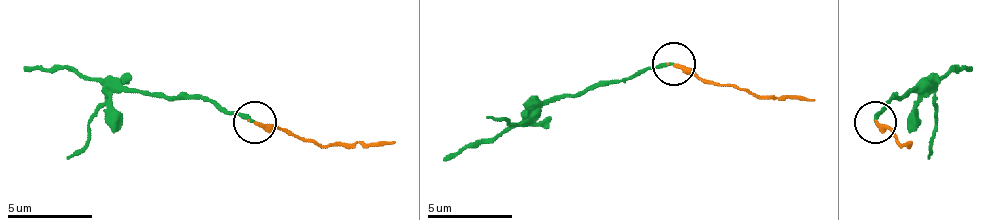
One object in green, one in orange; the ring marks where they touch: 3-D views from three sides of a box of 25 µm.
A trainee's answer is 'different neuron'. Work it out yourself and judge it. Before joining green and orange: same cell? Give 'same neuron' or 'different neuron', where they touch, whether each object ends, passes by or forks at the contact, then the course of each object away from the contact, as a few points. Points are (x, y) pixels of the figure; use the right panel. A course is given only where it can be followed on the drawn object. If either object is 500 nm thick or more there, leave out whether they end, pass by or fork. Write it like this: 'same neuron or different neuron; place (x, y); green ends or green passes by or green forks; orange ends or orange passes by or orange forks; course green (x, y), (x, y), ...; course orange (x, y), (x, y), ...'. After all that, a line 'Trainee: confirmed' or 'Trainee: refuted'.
different neuron; place (875, 122); green ends; orange ends; course green (874, 121), (891, 100), (908, 91), (925, 91), (951, 70), (972, 66); course orange (874, 121), (904, 147), (912, 142)
Trainee: confirmed

